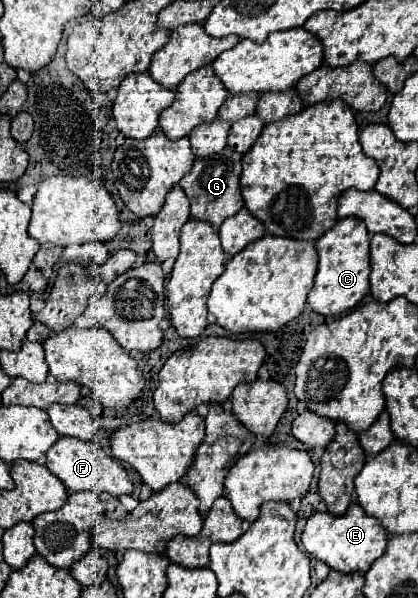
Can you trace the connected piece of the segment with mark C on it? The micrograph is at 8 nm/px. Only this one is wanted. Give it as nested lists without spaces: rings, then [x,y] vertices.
[[[348,217],[338,221],[328,233],[316,241],[318,251],[318,273],[314,287],[308,293],[308,305],[320,315],[340,315],[354,309],[362,297],[370,291],[370,235],[362,219]]]

